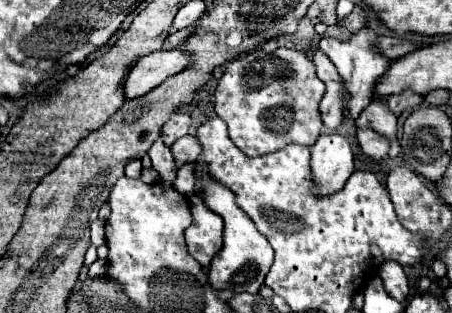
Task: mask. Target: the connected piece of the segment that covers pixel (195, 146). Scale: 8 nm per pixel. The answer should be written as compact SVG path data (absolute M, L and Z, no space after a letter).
M187 134L183 138L179 138L173 146L173 156L175 156L175 162L177 166L181 166L183 162L189 162L189 160L197 160L199 154L201 154L201 146L199 146L199 140L197 136L193 134Z

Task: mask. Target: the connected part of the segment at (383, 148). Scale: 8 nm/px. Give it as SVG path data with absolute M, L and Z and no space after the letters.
M357 128L357 140L359 140L359 144L367 156L371 156L375 160L381 160L387 156L389 142L387 142L387 138L379 136L377 132L373 132L369 128L365 128L365 130Z

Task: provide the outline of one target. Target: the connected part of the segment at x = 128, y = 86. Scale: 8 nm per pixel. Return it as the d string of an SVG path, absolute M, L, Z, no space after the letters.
M157 50L143 56L129 72L125 80L125 98L139 98L157 88L165 78L179 74L191 66L193 56L185 50Z

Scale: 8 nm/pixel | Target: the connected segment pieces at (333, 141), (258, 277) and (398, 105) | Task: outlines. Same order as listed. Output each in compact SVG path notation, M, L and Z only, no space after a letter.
M321 134L311 146L311 172L319 194L341 190L353 170L353 150L345 136Z
M201 170L197 172L197 180L201 182L201 198L203 204L219 214L225 222L225 232L223 232L223 248L215 254L209 266L209 282L213 288L229 288L235 292L251 292L255 294L259 286L265 280L265 274L269 272L273 264L273 248L269 246L267 238L253 226L247 214L241 212L241 208L235 202L235 194L227 190L227 186L219 184L215 178L211 178L207 172L203 174Z
M403 90L403 92L391 94L391 96L387 98L387 106L389 106L397 116L399 116L403 110L409 110L409 108L421 104L421 102L423 102L423 96L417 94L417 92L413 92L413 90Z

